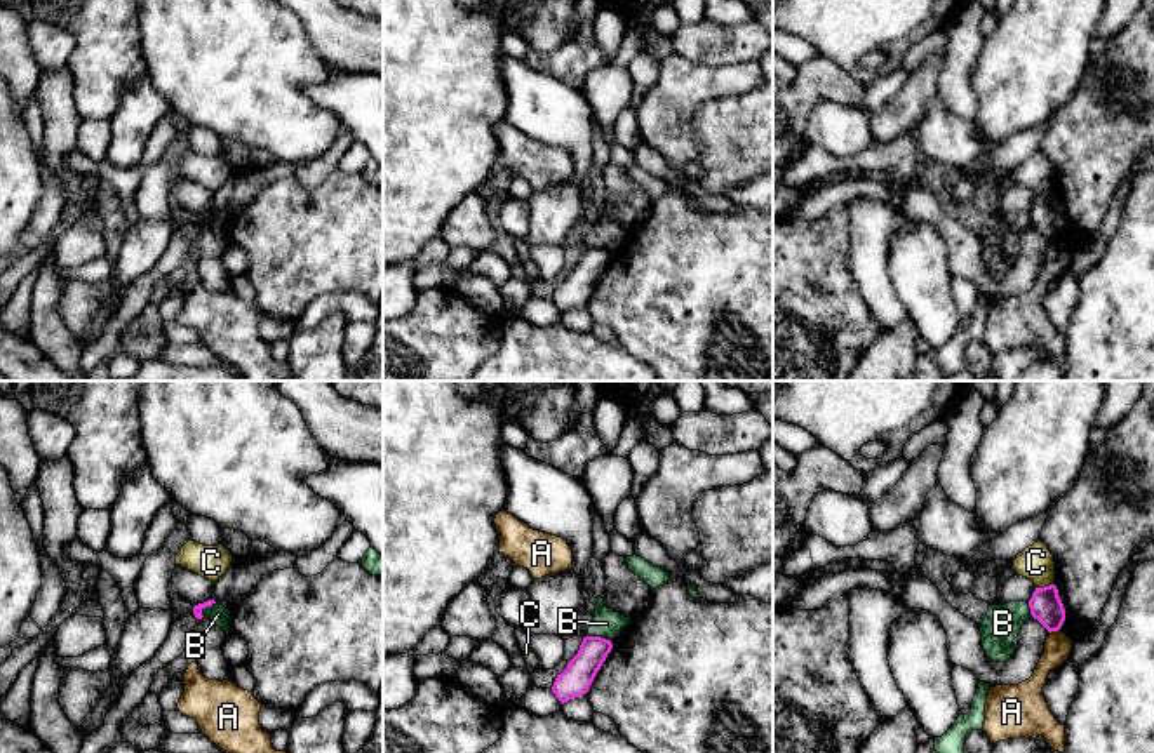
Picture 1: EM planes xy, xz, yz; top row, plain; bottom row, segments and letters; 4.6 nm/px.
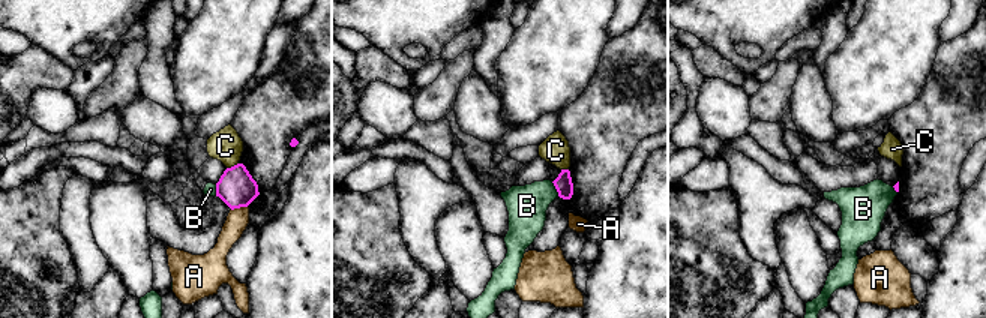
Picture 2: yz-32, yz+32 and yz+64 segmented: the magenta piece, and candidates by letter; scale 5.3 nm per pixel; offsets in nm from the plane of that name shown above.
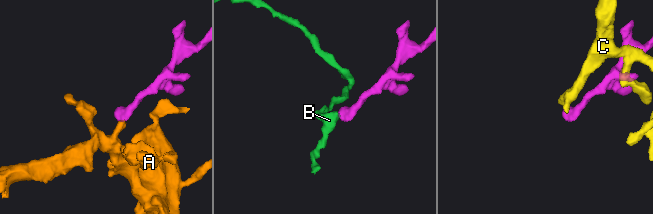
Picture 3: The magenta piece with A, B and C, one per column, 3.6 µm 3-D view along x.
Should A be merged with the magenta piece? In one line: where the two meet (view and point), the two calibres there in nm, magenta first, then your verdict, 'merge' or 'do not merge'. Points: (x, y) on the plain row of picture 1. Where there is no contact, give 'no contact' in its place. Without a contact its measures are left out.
contact yz (1053, 240); calibres 150 and 120 nm; do not merge

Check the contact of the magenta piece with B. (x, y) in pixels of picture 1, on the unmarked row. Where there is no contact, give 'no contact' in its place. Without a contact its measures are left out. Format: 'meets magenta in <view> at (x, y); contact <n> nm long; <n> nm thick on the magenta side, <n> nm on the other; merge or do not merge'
meets magenta in xz at (599, 247); contact 110 nm long; 150 nm thick on the magenta side, 130 nm on the other; do not merge

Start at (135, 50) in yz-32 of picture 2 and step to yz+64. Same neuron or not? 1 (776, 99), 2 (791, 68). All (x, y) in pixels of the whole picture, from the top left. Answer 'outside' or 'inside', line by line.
1: inside
2: inside

